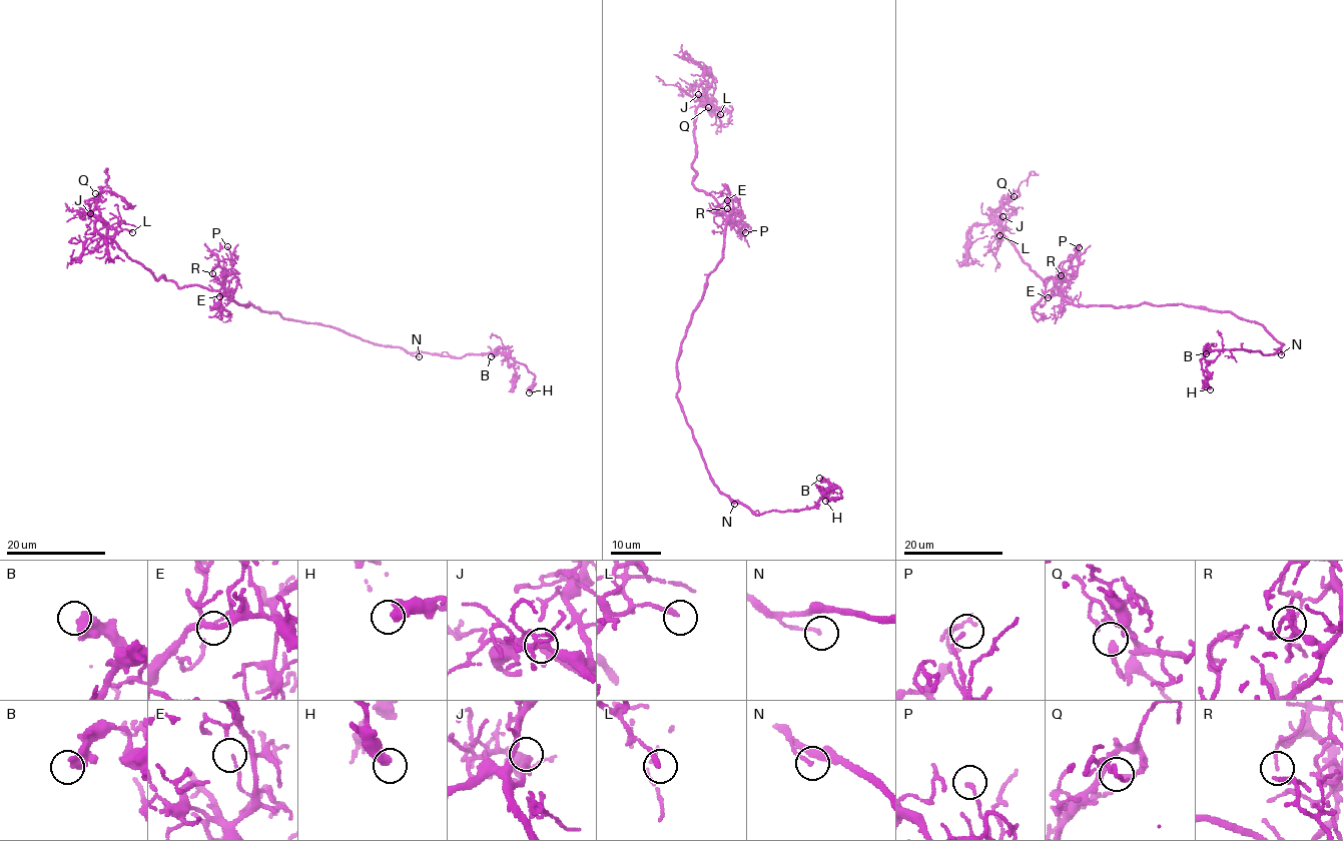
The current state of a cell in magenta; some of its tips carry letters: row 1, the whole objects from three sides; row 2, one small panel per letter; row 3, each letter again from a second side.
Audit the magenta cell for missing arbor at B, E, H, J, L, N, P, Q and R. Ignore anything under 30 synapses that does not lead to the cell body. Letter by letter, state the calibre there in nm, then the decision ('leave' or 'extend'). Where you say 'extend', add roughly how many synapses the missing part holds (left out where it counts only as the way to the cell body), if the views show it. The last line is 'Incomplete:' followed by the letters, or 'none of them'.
B: calibre 340 nm; leave
E: calibre 100 nm; leave
H: calibre 550 nm; leave
J: calibre 240 nm; extend
L: calibre 220 nm; leave
N: calibre 120 nm; leave
P: calibre 150 nm; leave
Q: calibre 280 nm; leave
R: calibre 50 nm; leave
Incomplete: J

